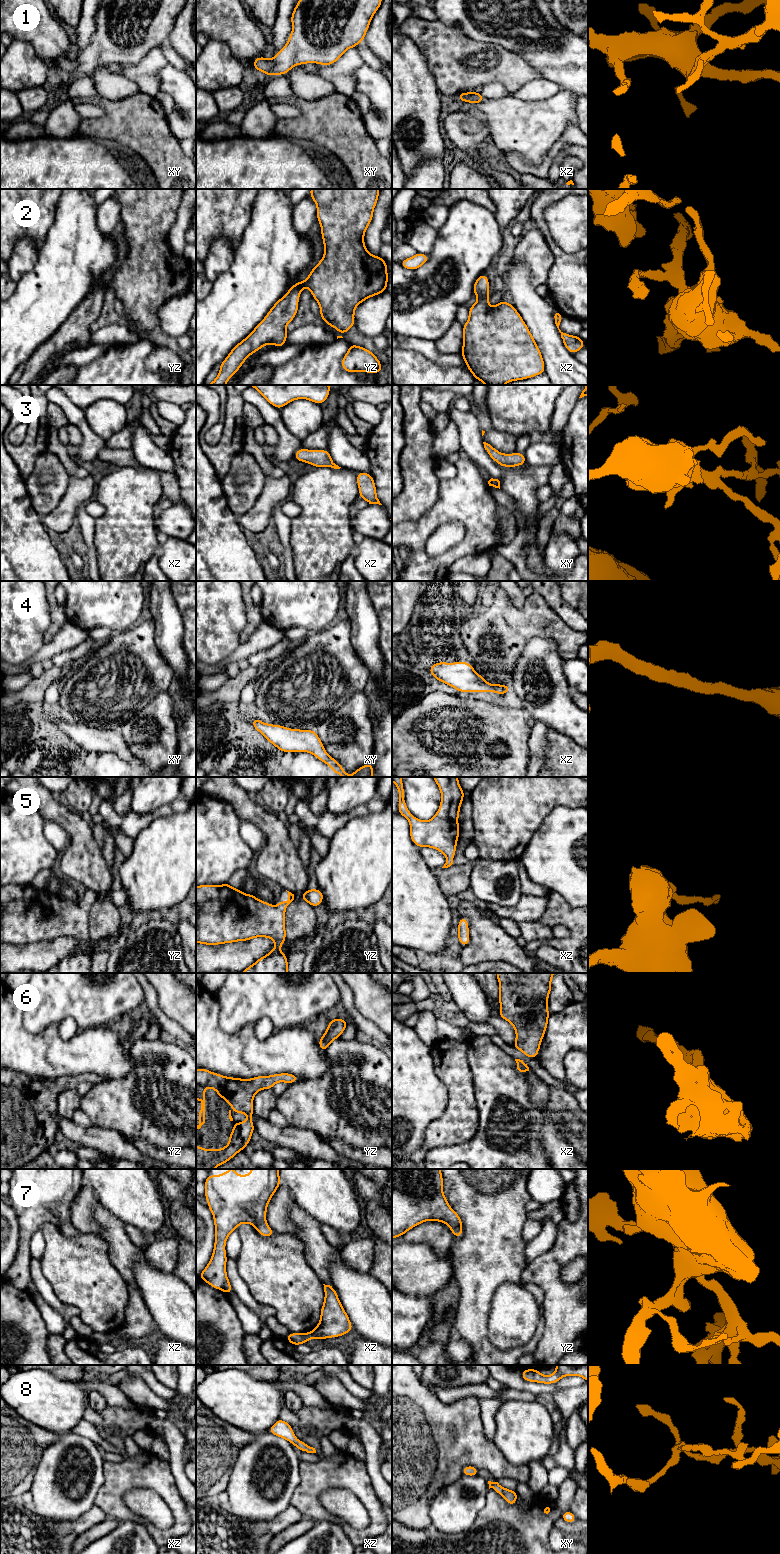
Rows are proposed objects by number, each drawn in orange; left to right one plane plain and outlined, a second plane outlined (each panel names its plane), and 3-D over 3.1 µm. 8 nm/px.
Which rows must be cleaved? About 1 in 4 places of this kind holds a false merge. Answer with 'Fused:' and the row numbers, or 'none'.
Fused: none

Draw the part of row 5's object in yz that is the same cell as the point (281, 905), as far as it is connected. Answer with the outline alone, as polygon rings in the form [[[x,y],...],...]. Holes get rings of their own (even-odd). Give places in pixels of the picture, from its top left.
[[[229,883],[196,886],[196,943],[219,945],[255,937],[271,938],[275,941],[274,949],[239,973],[288,973],[288,956],[279,950],[286,940],[284,911],[294,900],[294,894],[287,892],[288,900],[277,900],[275,907],[253,894],[243,894],[241,889],[235,889]]]

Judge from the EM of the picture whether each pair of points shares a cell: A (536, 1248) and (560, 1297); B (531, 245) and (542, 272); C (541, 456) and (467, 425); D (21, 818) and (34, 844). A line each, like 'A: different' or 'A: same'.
A: different
B: same
C: different
D: same

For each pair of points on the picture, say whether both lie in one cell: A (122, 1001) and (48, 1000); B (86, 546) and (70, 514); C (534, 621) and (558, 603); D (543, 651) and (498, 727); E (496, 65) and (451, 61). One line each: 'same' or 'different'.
A: same
B: different
C: different
D: different
E: same

